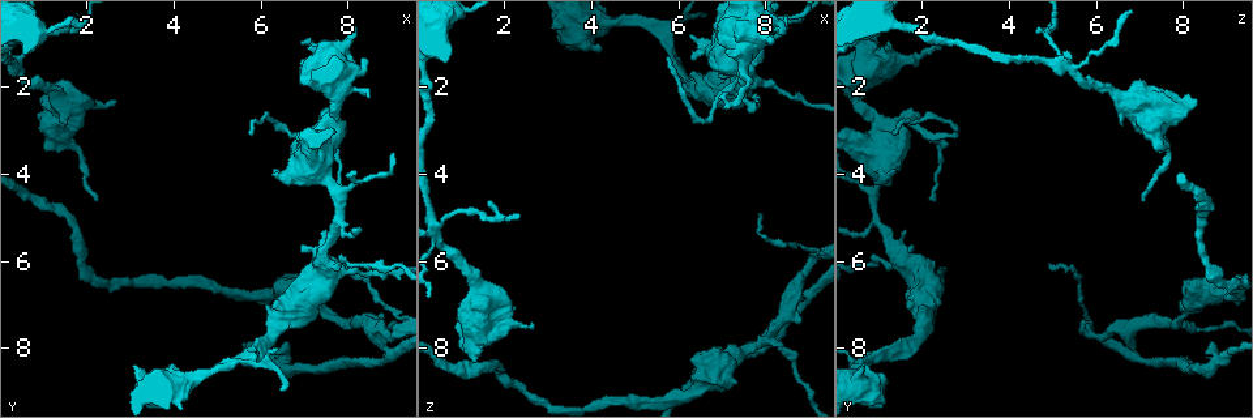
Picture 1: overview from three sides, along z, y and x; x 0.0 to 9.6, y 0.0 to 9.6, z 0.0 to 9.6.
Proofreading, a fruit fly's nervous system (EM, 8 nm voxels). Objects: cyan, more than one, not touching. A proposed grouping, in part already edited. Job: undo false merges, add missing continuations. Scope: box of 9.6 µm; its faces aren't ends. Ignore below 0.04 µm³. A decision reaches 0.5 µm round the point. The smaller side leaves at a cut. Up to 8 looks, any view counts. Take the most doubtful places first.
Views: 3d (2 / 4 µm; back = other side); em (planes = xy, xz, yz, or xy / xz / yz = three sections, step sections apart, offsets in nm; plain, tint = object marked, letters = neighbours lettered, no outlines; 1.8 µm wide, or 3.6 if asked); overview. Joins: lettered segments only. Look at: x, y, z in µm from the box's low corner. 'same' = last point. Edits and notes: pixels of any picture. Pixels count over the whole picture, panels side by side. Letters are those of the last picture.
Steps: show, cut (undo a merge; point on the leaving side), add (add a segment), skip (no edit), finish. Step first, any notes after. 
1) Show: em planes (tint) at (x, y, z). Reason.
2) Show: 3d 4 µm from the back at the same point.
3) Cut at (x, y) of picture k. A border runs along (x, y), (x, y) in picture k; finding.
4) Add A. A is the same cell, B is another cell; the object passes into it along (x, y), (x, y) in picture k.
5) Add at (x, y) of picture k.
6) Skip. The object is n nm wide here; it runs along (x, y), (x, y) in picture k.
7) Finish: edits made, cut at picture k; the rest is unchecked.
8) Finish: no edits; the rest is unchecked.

Show: 3d 2 µm at (7.20, 2.90, 1.90).

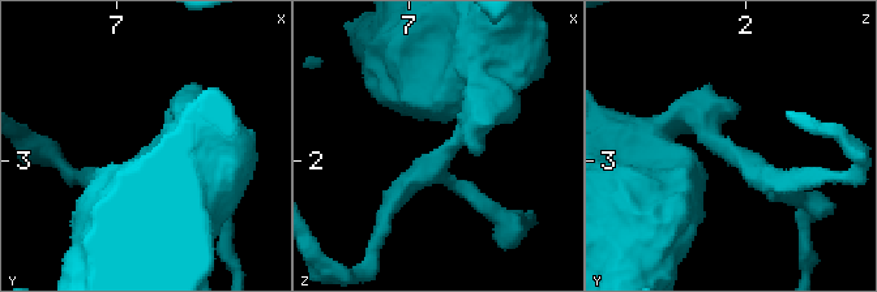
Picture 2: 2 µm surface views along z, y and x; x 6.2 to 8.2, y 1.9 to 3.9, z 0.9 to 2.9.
Show: em xy step 4 (tint) at (7.28, 2.96, 1.94). Shape alone is not enough.

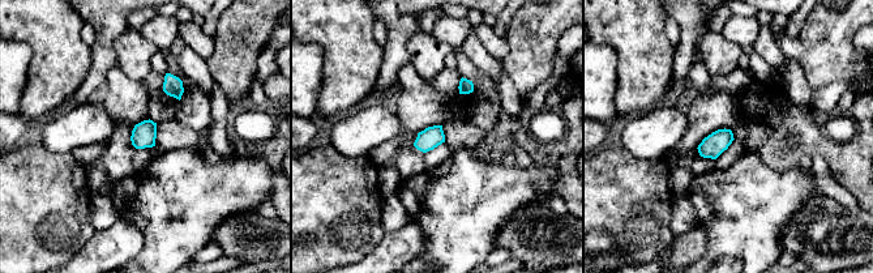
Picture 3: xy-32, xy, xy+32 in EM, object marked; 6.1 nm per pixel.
Show: em planes (letters) at the same point. Another direction.

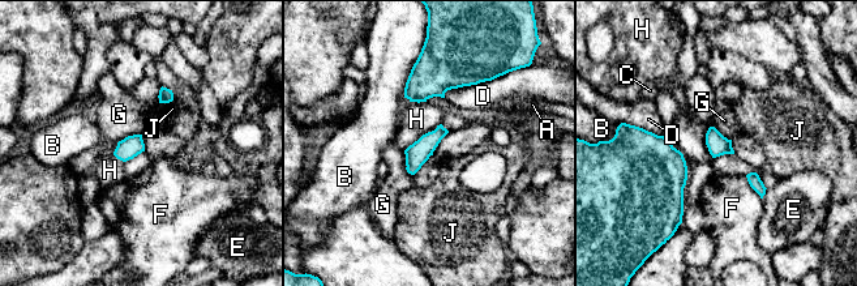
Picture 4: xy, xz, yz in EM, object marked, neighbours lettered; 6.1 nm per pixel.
Skip. A, B, C, D, E, F, G, H and J are other cells; a border runs along (403, 150), (406, 170), (412, 175) in picture 4; continuous, no second neuron.

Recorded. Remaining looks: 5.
Show: em xy step 4 (letters) at (1.35, 2.30, 8.30). Branch stops here.

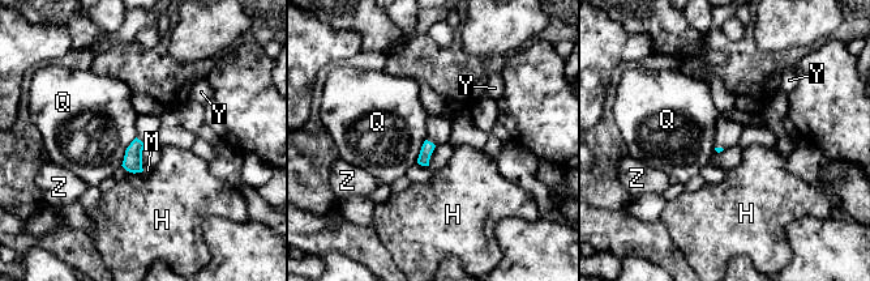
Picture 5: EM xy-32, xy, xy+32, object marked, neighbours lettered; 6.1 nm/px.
Skip. H, M, Q, Y and Z are other cells; a border runs along (136, 136), (127, 148), (120, 165) in picture 5; no lettered segment goes on from it.

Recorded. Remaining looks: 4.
Show: em yz step 4 (letters) at (8.00, 7.45, 7.75). Three-way junction.

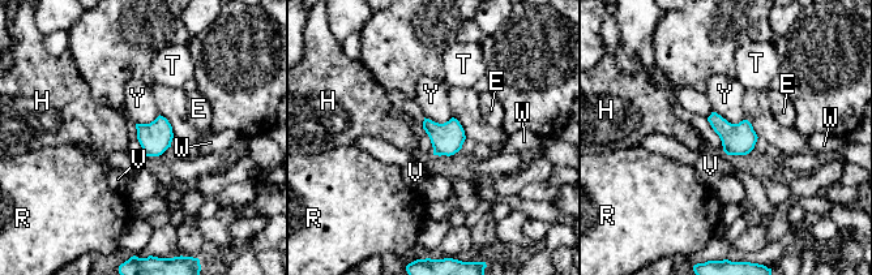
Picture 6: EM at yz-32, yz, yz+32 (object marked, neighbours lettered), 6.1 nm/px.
Skip. The object is 190 nm wide here; E, H, R, T, V, W and Y are other cells; one neuron here.

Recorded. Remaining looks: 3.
Show: em 3.6 µm xy step 16 (letters) at (7.15, 0.90, 2.10). Branch stops here.

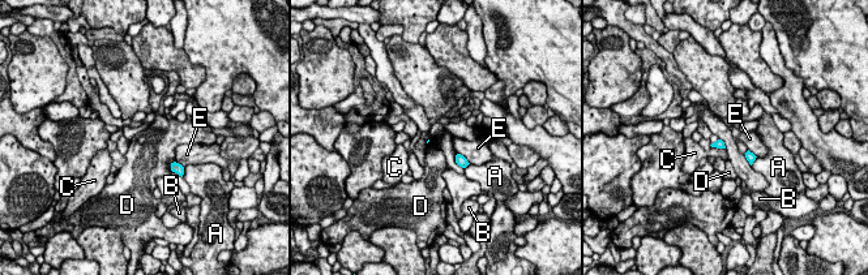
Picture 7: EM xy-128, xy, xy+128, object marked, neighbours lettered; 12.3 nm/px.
Skip. A, B, C, D and E are other cells; a border runs along (175, 160), (170, 170) in picture 7; no lettered segment goes on from it.

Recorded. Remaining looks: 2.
Finish: no edits; the rest is unchecked.

